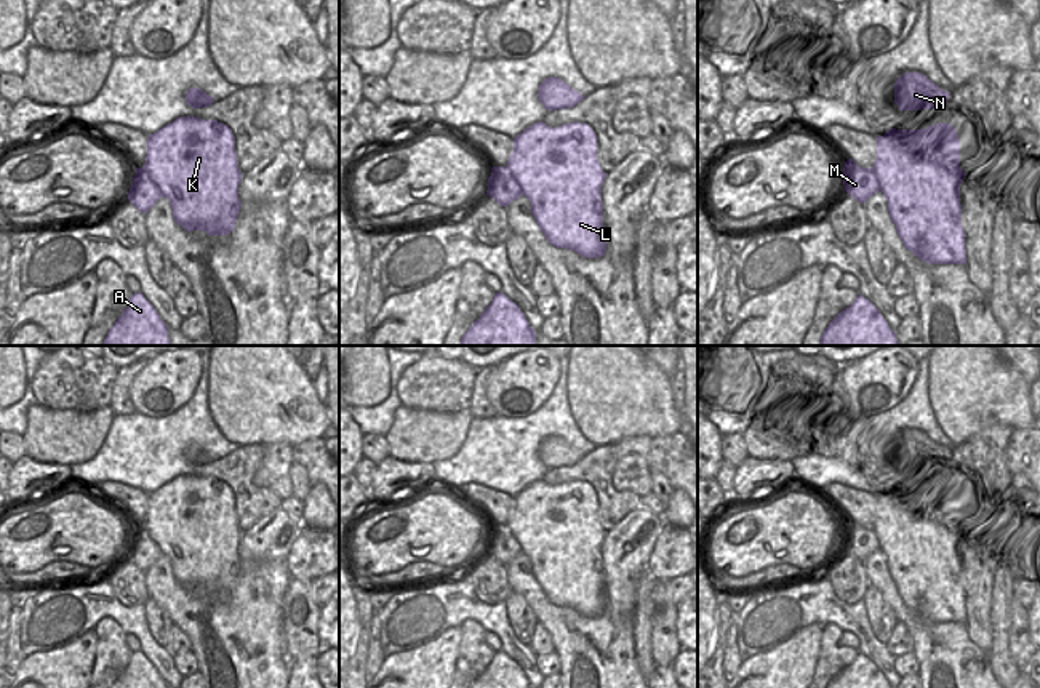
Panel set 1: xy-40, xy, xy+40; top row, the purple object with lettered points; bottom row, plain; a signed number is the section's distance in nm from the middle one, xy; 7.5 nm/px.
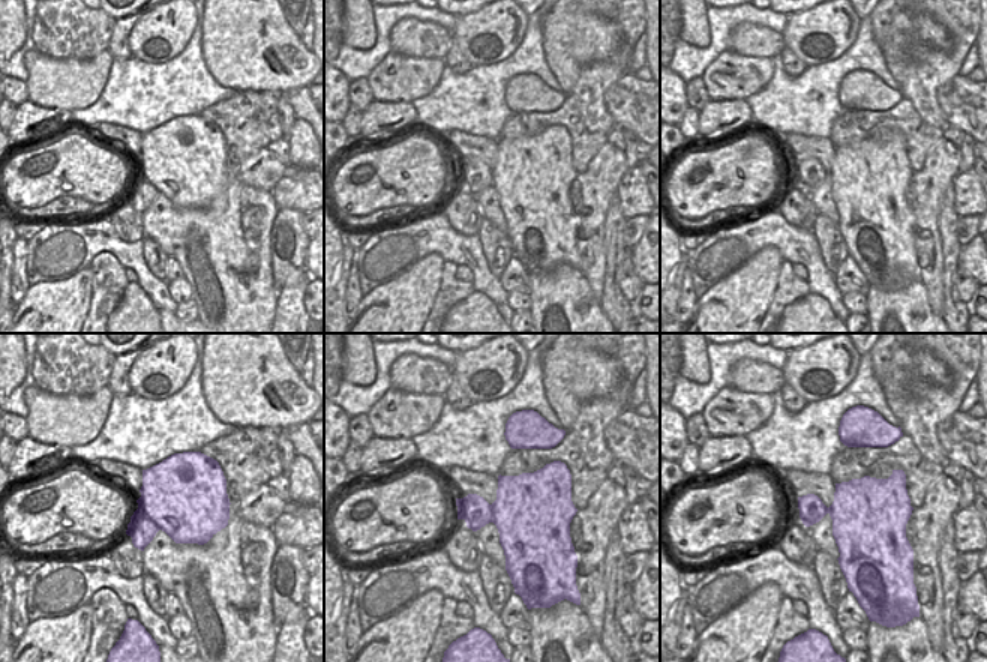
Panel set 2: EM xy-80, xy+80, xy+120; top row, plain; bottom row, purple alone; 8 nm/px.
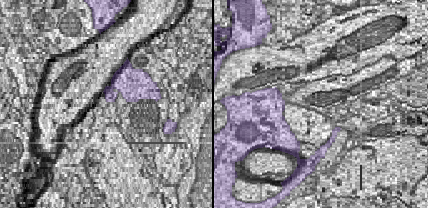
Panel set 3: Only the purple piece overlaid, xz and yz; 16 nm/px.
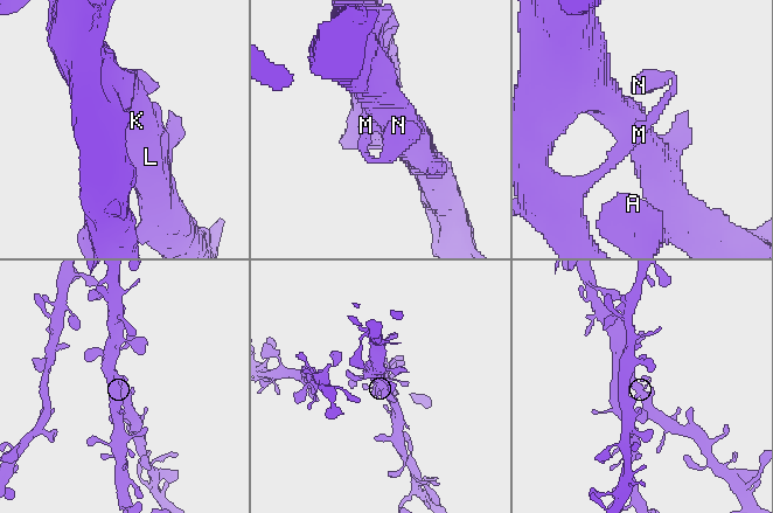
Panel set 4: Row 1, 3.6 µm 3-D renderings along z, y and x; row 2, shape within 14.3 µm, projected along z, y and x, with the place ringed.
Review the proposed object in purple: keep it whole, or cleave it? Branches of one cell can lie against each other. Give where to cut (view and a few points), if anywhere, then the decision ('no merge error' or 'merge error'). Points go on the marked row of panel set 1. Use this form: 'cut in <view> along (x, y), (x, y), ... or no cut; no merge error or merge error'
no cut; no merge error

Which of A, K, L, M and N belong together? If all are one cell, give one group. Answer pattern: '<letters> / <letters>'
A K L M N

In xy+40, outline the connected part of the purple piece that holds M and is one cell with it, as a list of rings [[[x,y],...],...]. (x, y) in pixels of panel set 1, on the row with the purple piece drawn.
[[[936,123],[925,130],[891,128],[877,138],[877,160],[872,168],[858,166],[853,158],[843,165],[845,190],[861,203],[882,190],[904,246],[930,264],[966,264],[960,205],[965,176],[960,166],[960,139],[950,123]]]

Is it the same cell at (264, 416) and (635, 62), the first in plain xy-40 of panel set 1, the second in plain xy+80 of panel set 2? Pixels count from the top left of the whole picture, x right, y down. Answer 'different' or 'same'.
different

